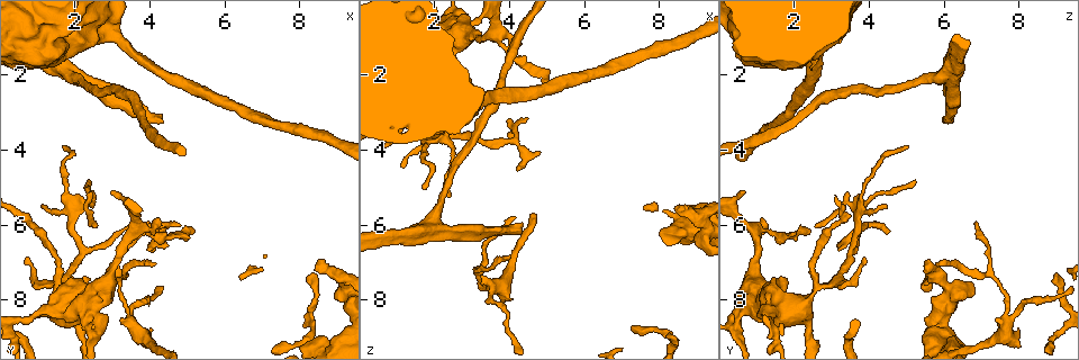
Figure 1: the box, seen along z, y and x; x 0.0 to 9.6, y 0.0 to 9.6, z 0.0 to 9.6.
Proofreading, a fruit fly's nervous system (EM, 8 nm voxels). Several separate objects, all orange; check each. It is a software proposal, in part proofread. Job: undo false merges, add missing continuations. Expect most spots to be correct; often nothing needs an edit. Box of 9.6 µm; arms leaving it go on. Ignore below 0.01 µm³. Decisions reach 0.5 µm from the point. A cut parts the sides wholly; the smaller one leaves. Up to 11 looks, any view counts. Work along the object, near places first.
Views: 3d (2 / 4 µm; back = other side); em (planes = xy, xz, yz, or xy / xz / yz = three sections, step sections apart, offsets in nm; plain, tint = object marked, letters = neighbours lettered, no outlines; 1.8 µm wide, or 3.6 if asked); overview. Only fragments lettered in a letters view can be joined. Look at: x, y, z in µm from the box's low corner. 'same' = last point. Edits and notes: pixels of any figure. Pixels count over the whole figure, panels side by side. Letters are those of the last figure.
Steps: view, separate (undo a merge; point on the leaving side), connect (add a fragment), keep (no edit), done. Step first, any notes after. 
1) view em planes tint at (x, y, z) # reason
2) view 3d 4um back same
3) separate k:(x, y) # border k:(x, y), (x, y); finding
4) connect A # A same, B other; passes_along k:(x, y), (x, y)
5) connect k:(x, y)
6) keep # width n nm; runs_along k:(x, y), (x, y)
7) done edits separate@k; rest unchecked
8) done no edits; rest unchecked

view 3d 4um at (2.15, 5.45, 3.75) # three arms meet

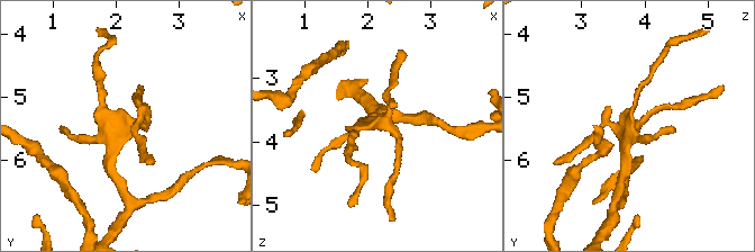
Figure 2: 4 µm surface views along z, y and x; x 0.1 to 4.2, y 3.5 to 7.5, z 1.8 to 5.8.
view em 3.6um xy step 4 tint at (2.10, 5.45, 3.75)

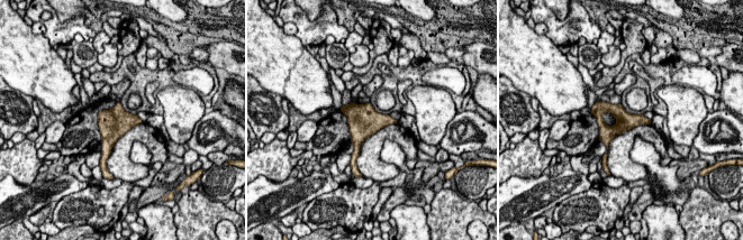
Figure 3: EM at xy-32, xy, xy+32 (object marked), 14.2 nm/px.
view em 3.6um planes letters same # another direction

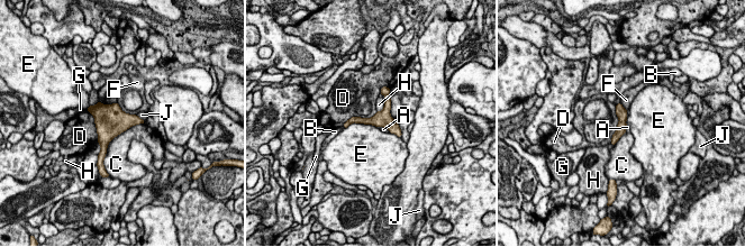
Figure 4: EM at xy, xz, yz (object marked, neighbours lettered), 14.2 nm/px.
keep # longest_contact C 800 nm; A other, B other, C other, D other, E other, F other, G other, H other, J other; runs_along 4:(354, 119), (385, 120), (398, 131); continuous, no second cell

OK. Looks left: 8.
view em planes plain at (1.85, 2.00, 6.00) # arms part here

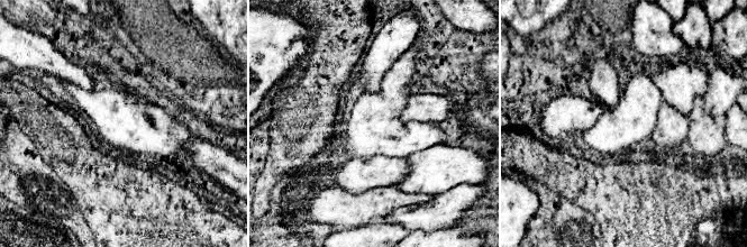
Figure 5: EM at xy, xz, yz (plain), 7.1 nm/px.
view em planes tint same # with the object marked

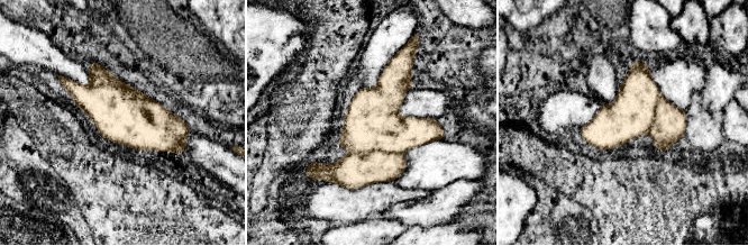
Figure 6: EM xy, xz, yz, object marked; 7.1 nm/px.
view em planes letters same # what lies round it

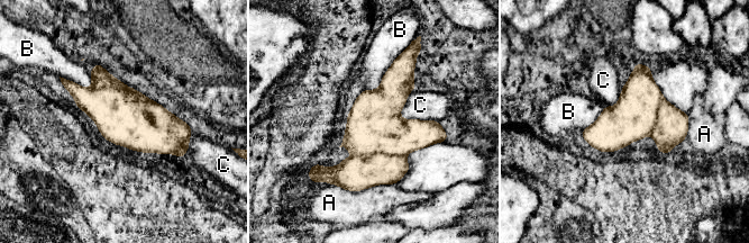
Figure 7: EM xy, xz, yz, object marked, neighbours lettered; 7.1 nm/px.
separate 7:(355, 173) # A other, B other, C other; border 7:(405, 154), (372, 152), (354, 155); two cells meet here

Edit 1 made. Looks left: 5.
view em 3.6um xy step 16 tint at (2.90, 7.50, 0.95) # two arms at a narrow angle

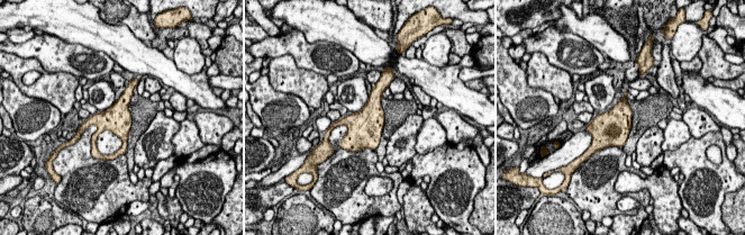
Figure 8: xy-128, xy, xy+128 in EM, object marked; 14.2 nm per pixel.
view em 3.6um planes letters same # another direction

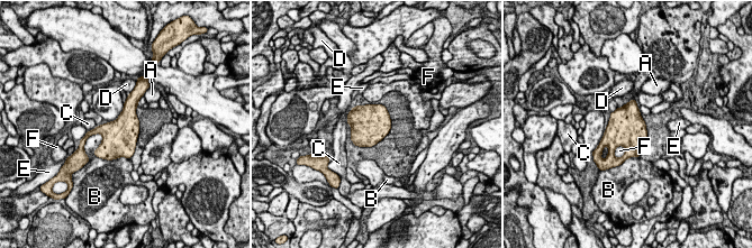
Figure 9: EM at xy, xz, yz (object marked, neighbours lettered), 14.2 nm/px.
keep # longest_contact B 280 nm; A other, B other, C other, D other, E other, F other; border 9:(622, 145), (624, 153), (617, 158); all the same cell

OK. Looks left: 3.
view 3d 4um at (8.25, 7.25, 8.95) # free end

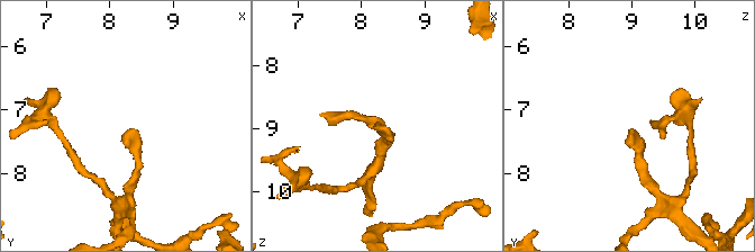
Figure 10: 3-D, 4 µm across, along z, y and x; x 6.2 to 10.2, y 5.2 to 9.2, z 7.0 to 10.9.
view em yz step 16 letters at (8.30, 7.25, 9.00)

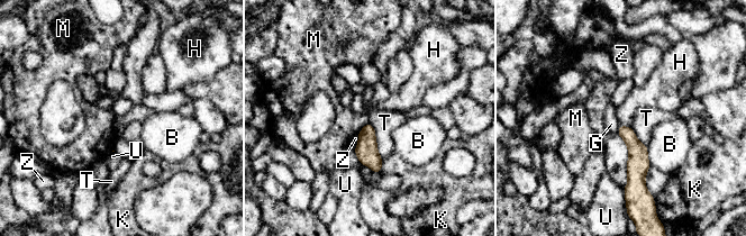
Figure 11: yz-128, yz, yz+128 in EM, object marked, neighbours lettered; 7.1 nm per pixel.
view em planes letters same

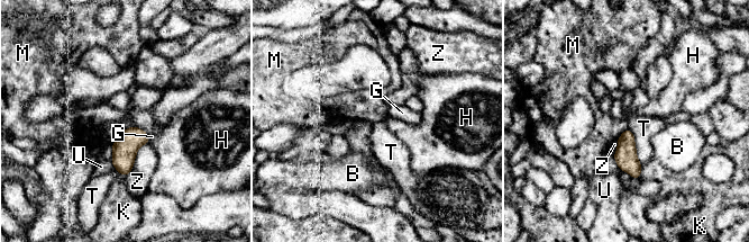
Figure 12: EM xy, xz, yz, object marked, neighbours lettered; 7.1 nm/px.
keep # B other, G other, H other, K other, M other, T other, U other, Z other; border 12:(628, 128), (642, 166); no lettered fragment goes on from it

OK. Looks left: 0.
done edits separate@7; rest unchecked

